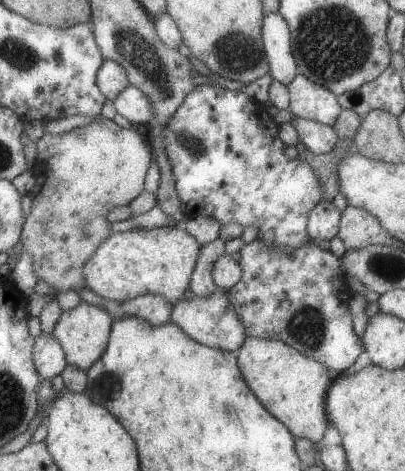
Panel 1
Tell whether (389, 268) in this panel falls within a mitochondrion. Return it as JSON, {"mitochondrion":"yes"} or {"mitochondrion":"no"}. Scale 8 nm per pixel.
{"mitochondrion":"yes"}

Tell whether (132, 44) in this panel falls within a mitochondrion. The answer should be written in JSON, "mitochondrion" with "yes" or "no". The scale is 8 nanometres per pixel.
{"mitochondrion":"yes"}

